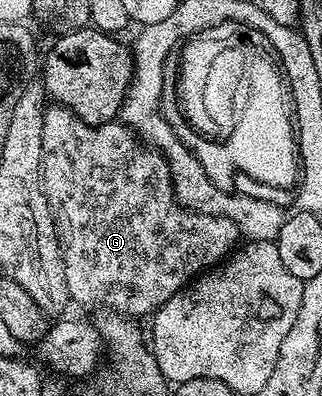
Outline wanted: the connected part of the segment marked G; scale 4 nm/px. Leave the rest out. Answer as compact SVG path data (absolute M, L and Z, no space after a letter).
M48 107L41 130L41 174L63 251L65 282L76 305L104 304L128 318L150 317L196 276L226 260L240 243L239 225L229 218L179 205L167 159L122 122L92 126L68 108Z

